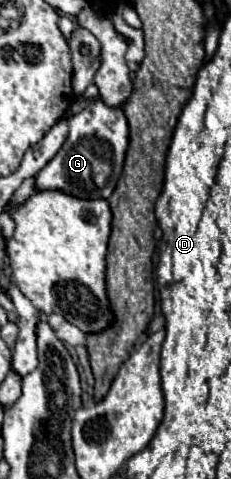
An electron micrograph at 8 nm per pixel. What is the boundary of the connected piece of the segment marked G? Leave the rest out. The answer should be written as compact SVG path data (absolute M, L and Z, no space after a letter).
M102 101L90 103L86 109L82 109L78 115L68 119L70 133L62 145L62 149L56 153L56 157L36 175L36 187L38 191L46 189L62 189L74 197L80 199L108 199L116 187L116 181L120 177L122 165L124 165L124 155L128 147L128 121L126 115L120 107L110 107Z

